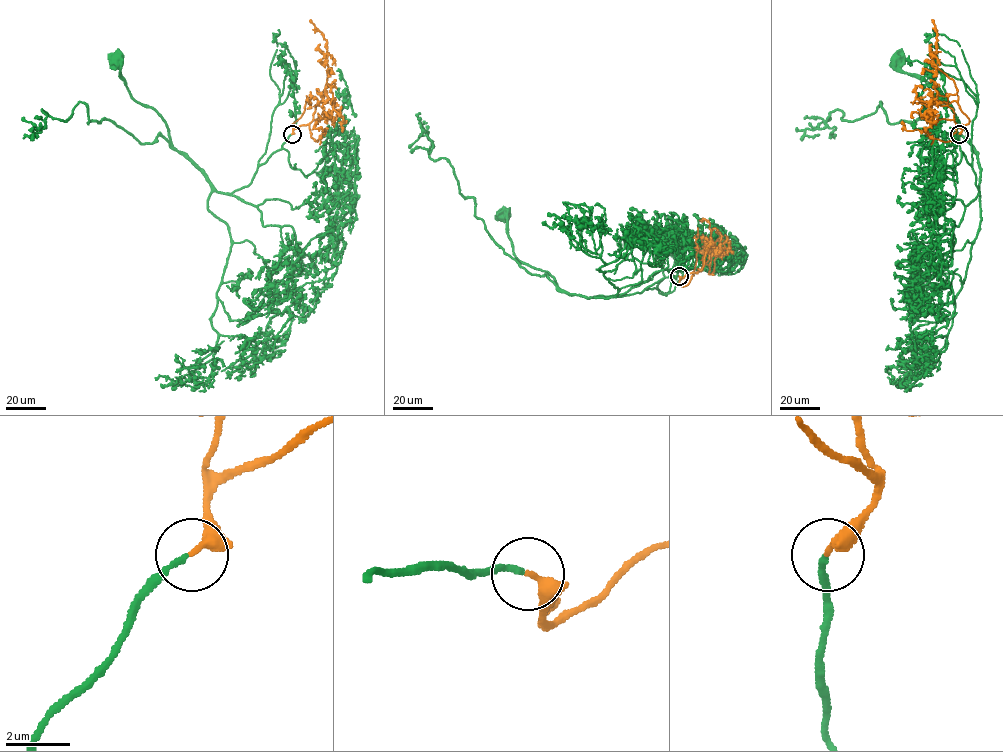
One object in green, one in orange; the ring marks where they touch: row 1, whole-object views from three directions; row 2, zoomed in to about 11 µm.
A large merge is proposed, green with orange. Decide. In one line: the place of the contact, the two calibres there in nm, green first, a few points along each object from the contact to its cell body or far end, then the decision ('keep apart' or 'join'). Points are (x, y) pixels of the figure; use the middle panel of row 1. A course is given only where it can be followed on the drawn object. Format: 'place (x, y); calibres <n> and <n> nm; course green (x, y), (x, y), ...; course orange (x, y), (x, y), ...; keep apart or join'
place (679, 276); calibres 170 and 300 nm; course green (678, 276), (626, 295), (565, 293), (550, 274), (519, 260), (507, 233), (508, 211), (502, 216); course orange (679, 276), (701, 271), (706, 263), (709, 274), (714, 271), (712, 249), (710, 254), (697, 248); join

